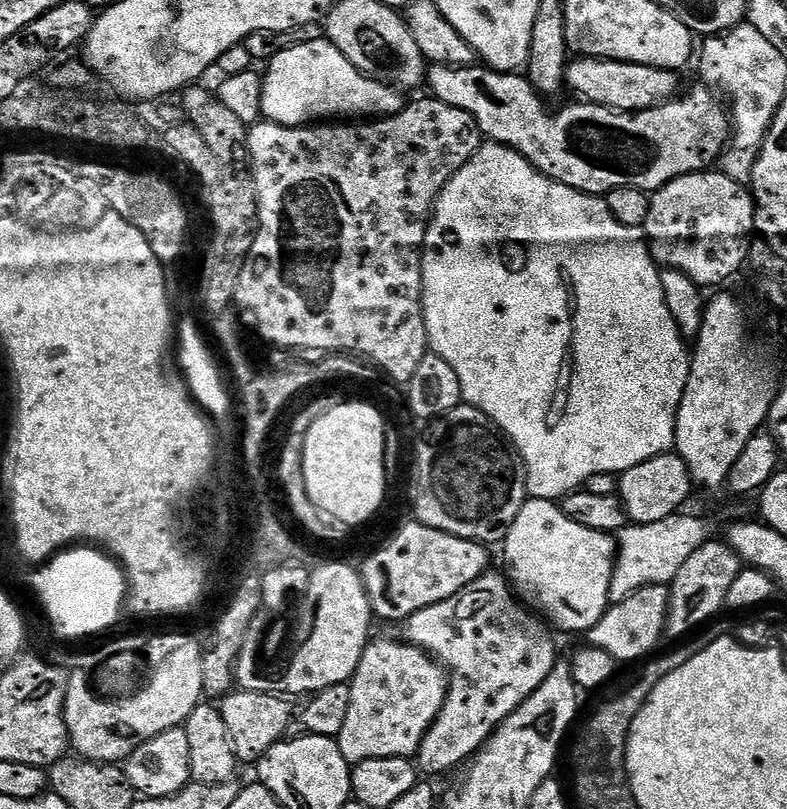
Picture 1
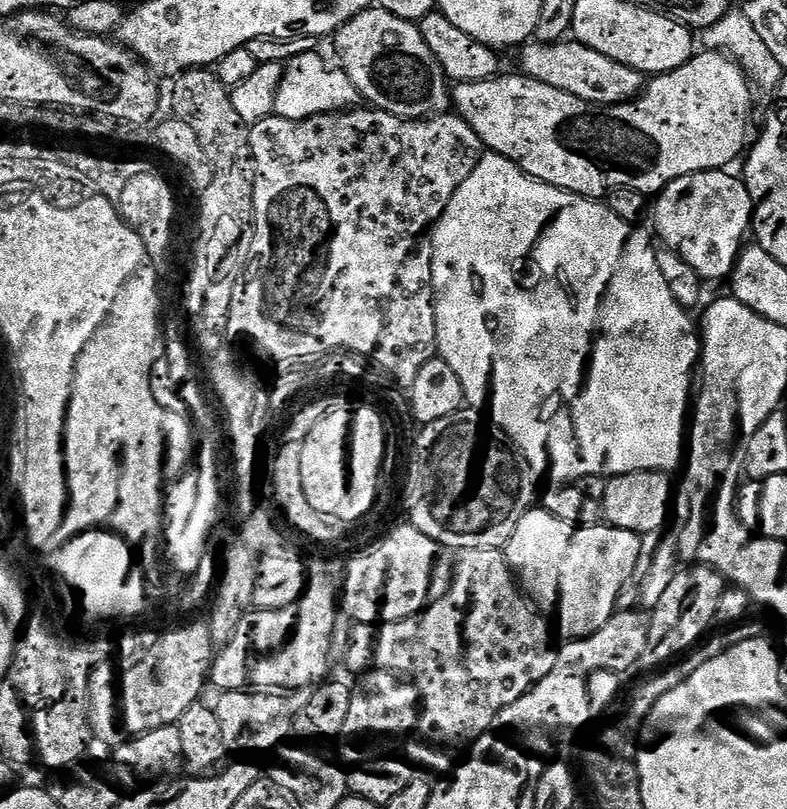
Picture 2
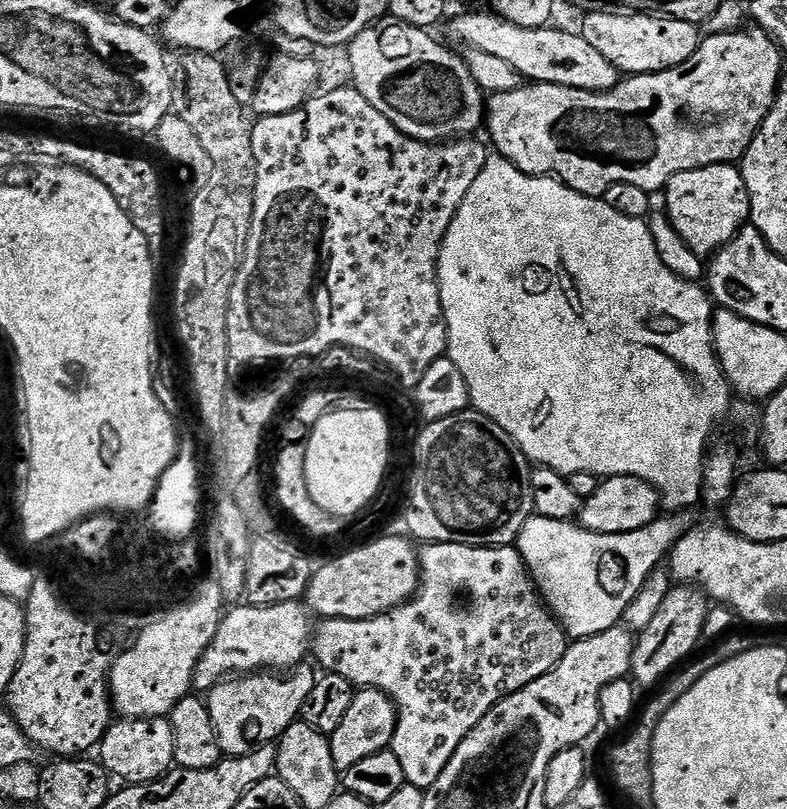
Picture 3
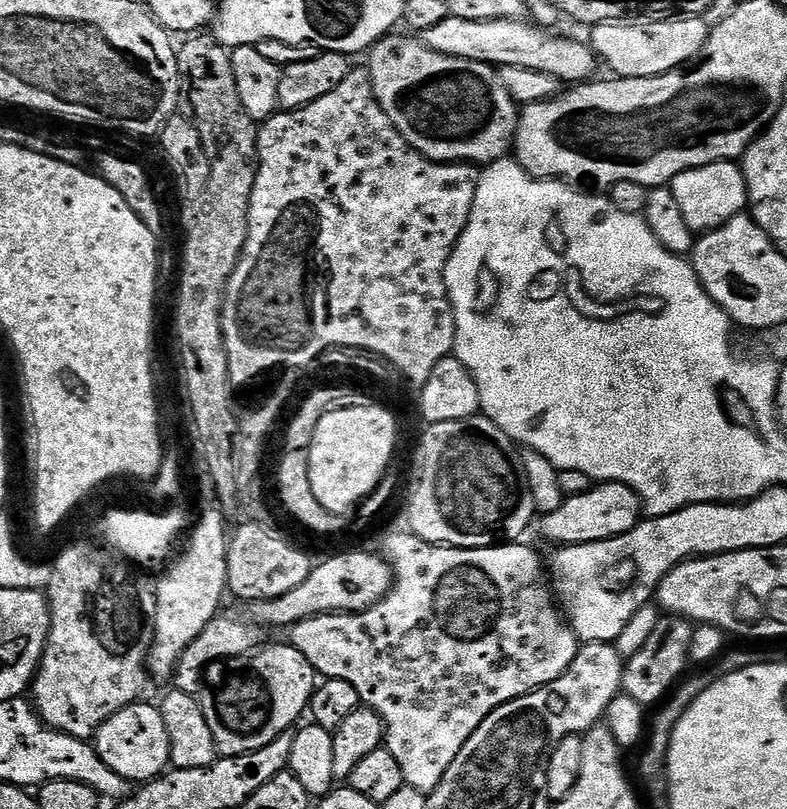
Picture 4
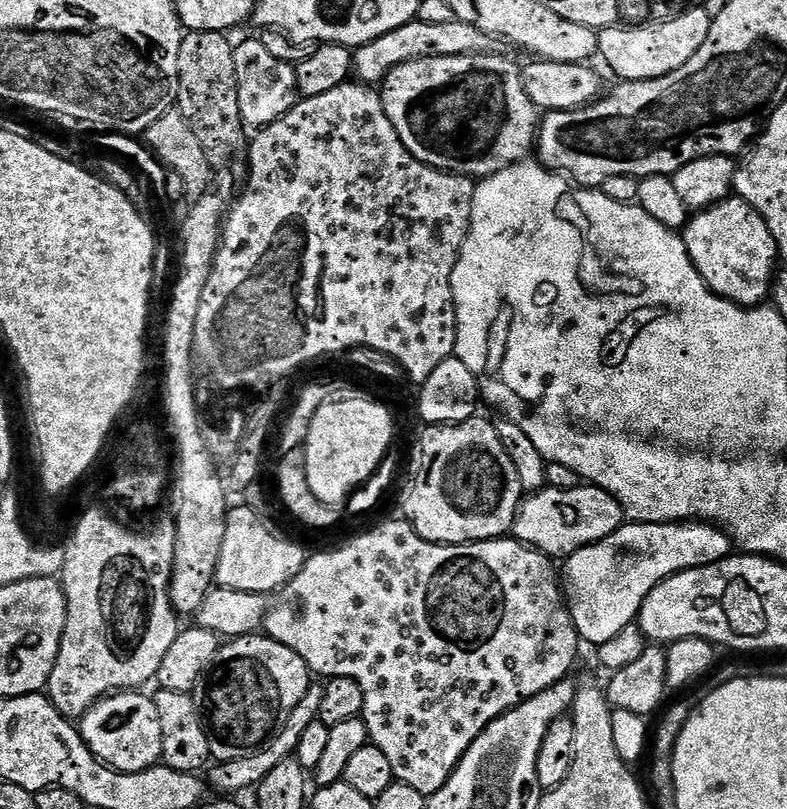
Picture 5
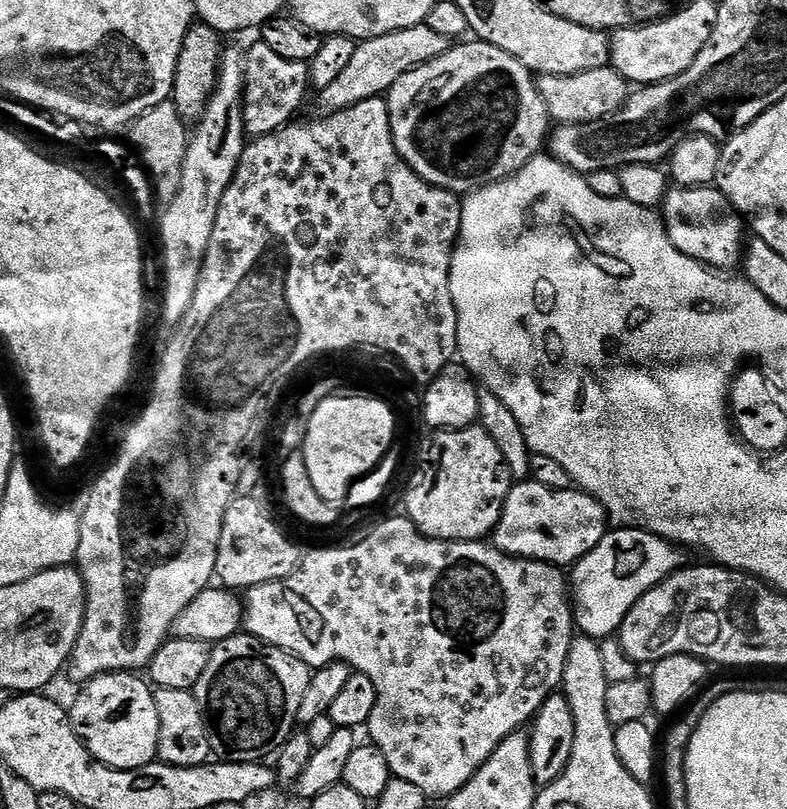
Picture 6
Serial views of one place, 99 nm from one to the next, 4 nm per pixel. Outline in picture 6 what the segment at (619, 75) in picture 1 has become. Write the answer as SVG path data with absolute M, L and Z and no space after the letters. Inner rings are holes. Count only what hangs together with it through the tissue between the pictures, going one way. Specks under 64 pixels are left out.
M427 22L359 41L354 50L354 58L350 58L346 65L346 71L332 85L319 89L323 111L341 112L358 102L366 102L375 96L383 97L392 89L394 82L402 78L402 74L446 54L449 47L449 40L442 38L442 34L437 34L435 30L430 30Z

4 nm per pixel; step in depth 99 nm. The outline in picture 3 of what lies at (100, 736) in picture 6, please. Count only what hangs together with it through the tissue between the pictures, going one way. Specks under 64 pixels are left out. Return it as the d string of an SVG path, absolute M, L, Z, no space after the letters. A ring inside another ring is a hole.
M163 716L145 720L117 719L109 724L108 732L98 745L99 763L125 785L145 784L165 776L174 764L174 730L171 719Z

